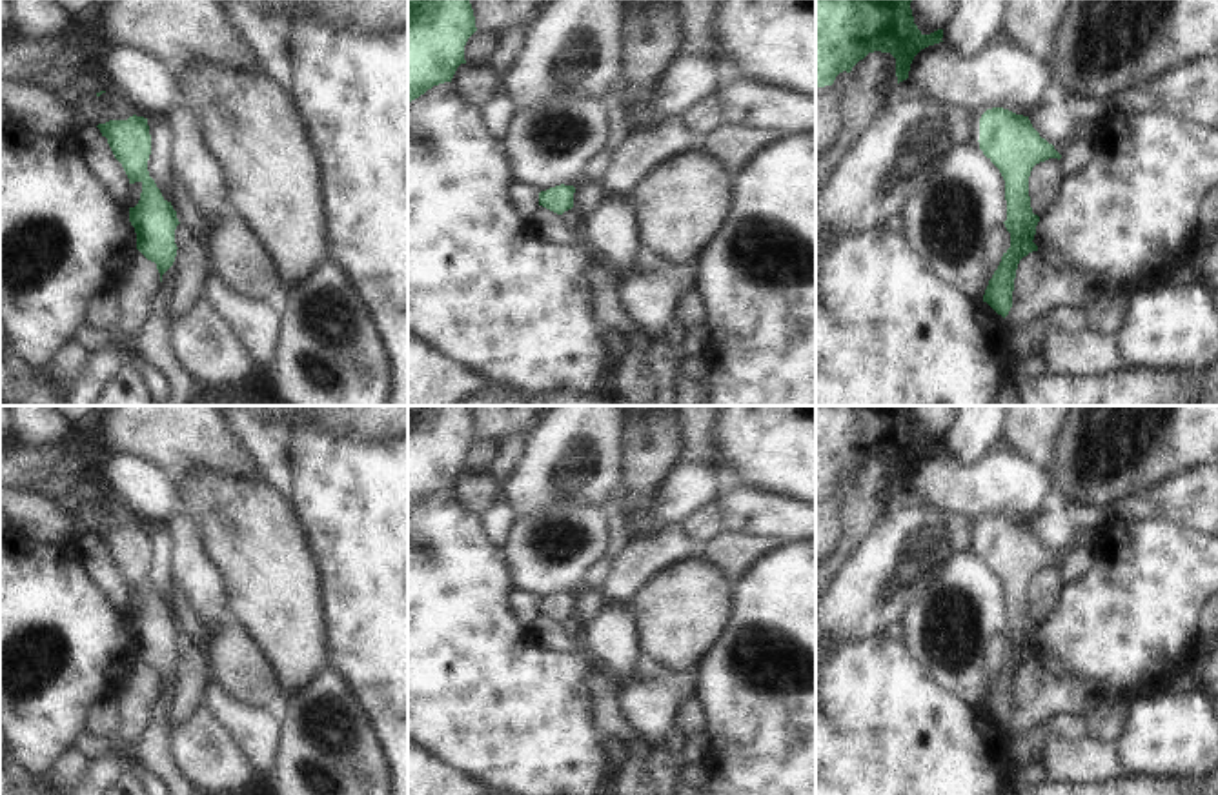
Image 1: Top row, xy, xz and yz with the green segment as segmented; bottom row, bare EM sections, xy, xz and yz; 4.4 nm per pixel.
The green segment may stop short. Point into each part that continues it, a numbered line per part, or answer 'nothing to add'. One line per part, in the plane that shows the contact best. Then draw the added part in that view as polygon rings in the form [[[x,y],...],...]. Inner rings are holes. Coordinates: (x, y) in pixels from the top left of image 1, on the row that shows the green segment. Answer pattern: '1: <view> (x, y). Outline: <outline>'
nothing to add.

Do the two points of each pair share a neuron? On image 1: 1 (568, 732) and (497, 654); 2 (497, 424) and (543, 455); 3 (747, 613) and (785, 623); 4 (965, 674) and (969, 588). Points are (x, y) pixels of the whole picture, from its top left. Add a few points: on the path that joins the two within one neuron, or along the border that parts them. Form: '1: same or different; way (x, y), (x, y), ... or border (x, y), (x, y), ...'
1: same; way (548, 712), (510, 674)
2: different; border (537, 424), (528, 433)
3: same; way (756, 613), (776, 613)
4: same; way (978, 652), (982, 639), (980, 610)

